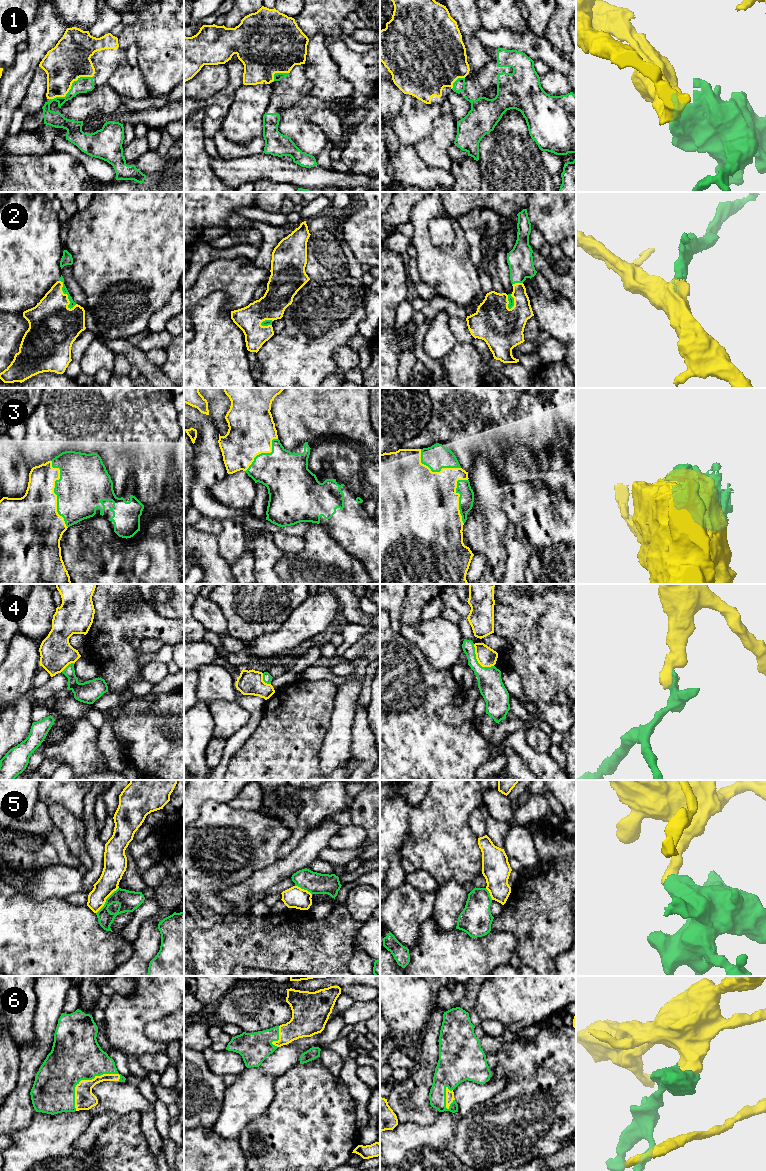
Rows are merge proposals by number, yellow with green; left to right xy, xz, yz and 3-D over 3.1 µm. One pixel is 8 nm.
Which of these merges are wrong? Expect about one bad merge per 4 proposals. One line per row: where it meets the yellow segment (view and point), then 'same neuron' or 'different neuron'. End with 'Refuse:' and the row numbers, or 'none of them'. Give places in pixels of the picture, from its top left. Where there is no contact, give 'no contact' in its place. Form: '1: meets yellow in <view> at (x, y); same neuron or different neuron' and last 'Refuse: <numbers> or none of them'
1: meets yellow in xy at (70, 87); same neuron
2: meets yellow in xy at (66, 294); same neuron
3: meets yellow in xy at (53, 492); same neuron
4: meets yellow in yz at (477, 660); different neuron
5: meets yellow in xy at (105, 900); different neuron
6: meets yellow in xy at (85, 1080); same neuron
Refuse: 4, 5

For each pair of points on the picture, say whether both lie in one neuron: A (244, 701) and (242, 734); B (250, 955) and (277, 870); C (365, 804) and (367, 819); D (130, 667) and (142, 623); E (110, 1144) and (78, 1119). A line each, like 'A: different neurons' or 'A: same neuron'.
A: same neuron
B: different neurons
C: same neuron
D: same neuron
E: different neurons

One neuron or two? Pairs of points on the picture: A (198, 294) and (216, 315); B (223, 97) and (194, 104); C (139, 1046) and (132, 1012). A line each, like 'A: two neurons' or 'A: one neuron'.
A: two neurons
B: one neuron
C: one neuron

